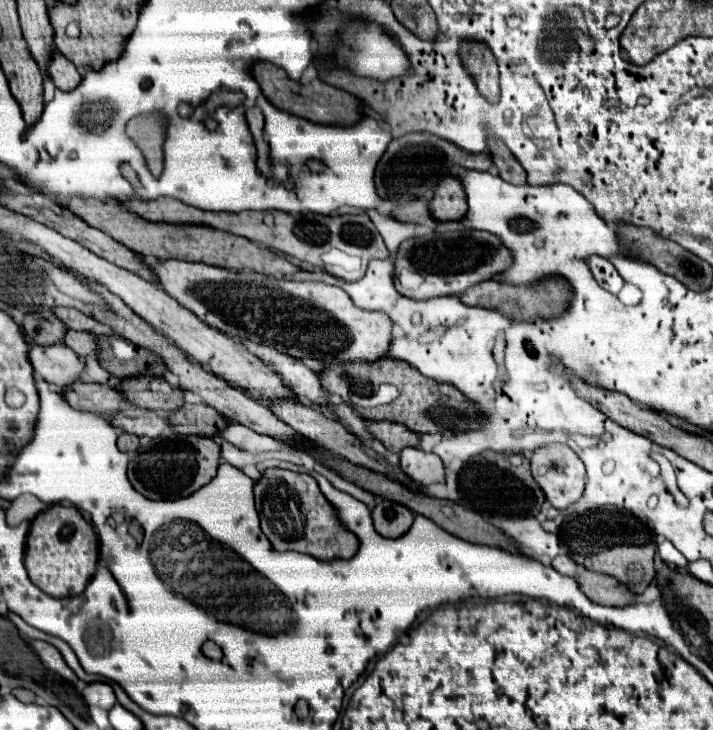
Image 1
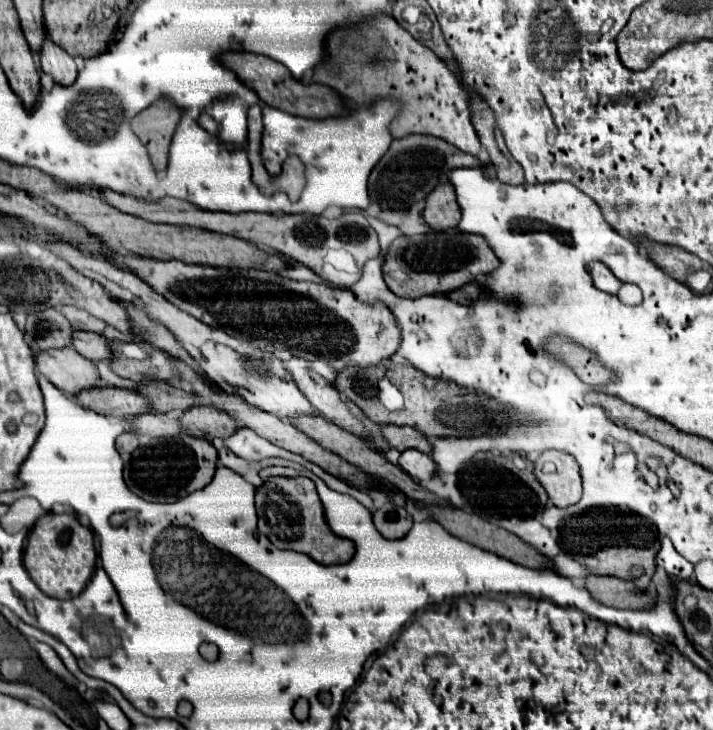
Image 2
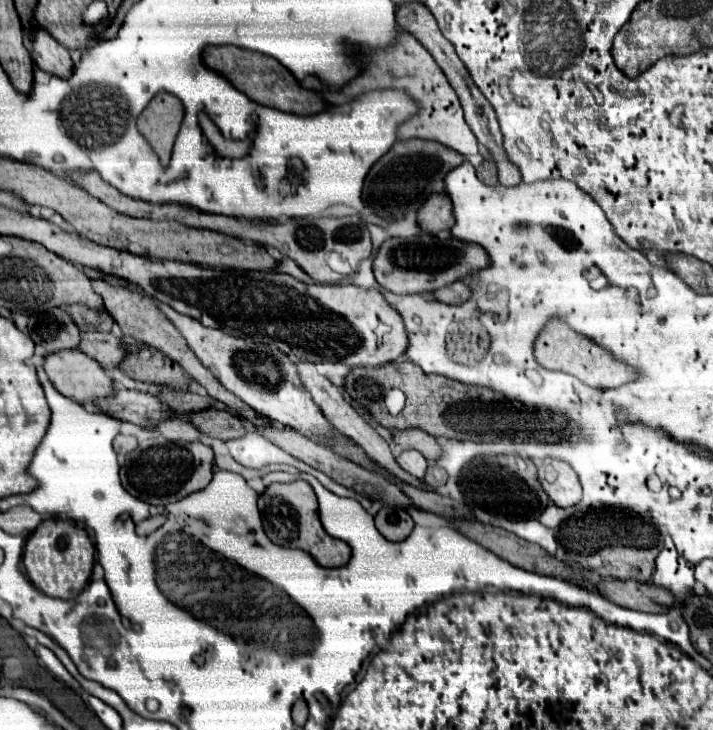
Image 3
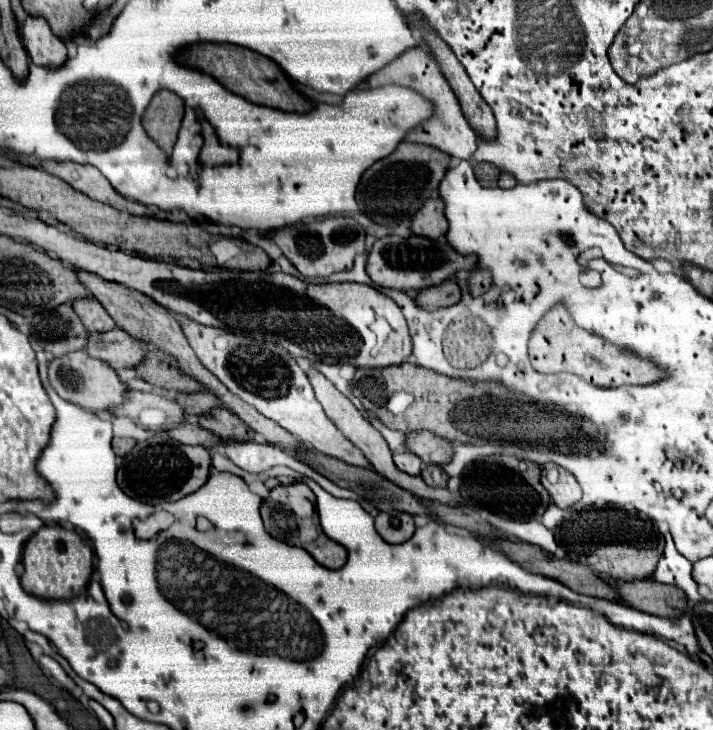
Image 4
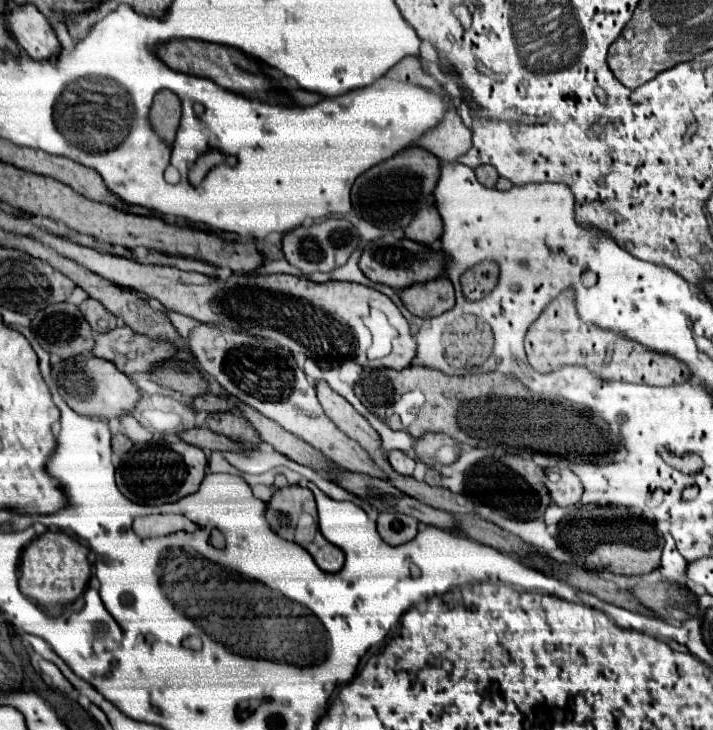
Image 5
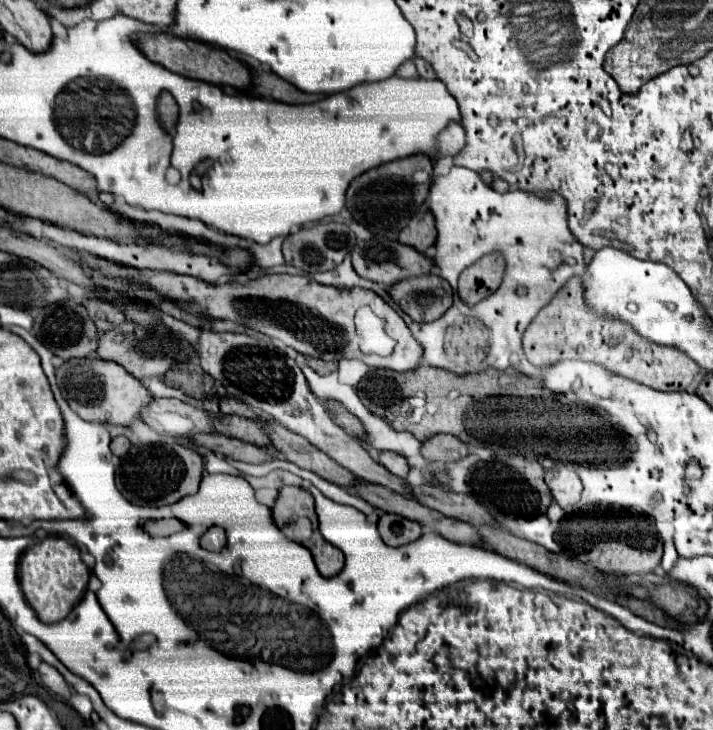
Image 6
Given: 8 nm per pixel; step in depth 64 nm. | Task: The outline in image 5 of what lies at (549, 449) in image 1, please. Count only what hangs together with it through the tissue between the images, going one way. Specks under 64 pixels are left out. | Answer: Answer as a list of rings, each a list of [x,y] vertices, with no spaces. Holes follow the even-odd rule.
[[[556,468],[548,474],[550,474],[548,476],[550,480],[546,482],[546,488],[550,490],[552,500],[562,508],[574,506],[582,496],[582,484],[578,476],[568,468]]]

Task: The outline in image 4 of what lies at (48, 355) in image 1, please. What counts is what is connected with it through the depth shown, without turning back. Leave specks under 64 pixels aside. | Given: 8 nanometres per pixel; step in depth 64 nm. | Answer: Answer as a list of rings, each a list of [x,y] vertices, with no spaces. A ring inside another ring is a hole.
[[[72,352],[68,356],[52,360],[50,362],[50,384],[60,394],[60,398],[64,398],[64,400],[68,400],[68,402],[88,410],[88,412],[110,410],[114,406],[120,406],[126,400],[126,392],[128,392],[126,384],[120,380],[118,372],[110,364],[106,364],[106,362],[98,360],[98,358],[88,356],[86,352]],[[64,370],[72,370],[78,376],[78,382],[66,380],[62,376]]]

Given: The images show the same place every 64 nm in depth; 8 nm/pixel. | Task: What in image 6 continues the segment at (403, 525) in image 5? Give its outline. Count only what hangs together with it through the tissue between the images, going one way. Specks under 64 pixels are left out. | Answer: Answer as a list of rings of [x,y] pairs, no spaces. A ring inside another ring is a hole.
[[[396,514],[380,516],[378,532],[380,532],[380,538],[388,546],[404,546],[404,544],[410,544],[422,536],[420,524],[406,520],[402,516],[396,516]]]

